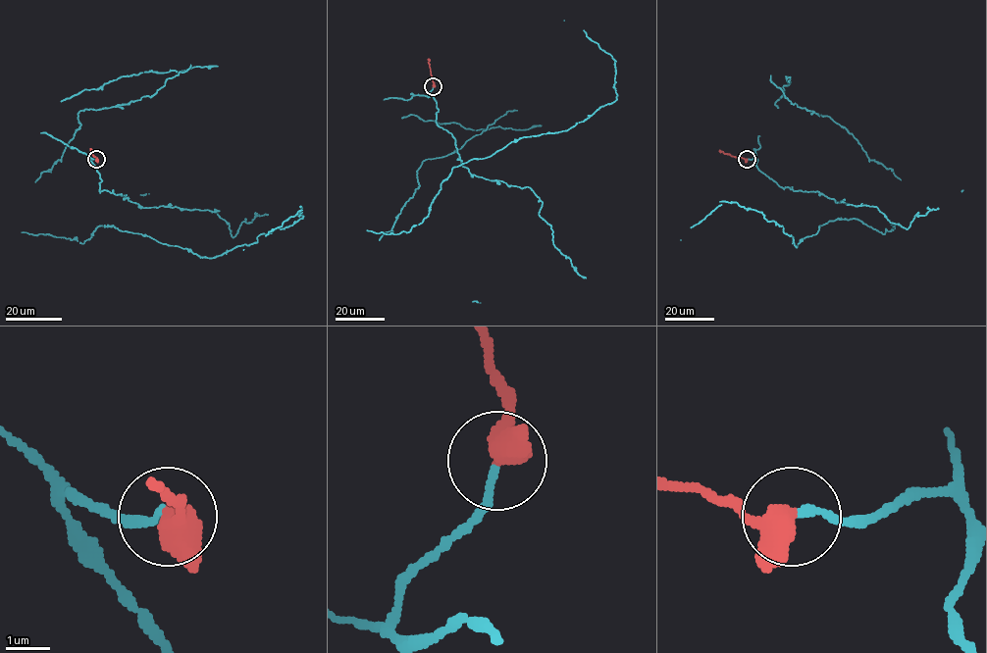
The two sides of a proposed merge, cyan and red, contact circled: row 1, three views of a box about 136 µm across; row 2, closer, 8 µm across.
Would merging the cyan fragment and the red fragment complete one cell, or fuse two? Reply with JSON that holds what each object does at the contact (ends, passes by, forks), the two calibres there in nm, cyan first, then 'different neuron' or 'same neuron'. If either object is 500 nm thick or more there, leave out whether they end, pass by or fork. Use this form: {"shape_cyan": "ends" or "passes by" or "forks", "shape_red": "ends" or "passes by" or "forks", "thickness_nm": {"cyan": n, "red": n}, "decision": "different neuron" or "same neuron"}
{"shape_cyan": "ends", "shape_red": "passes by", "thickness_nm": {"cyan": 170, "red": 440}, "decision": "same neuron"}

